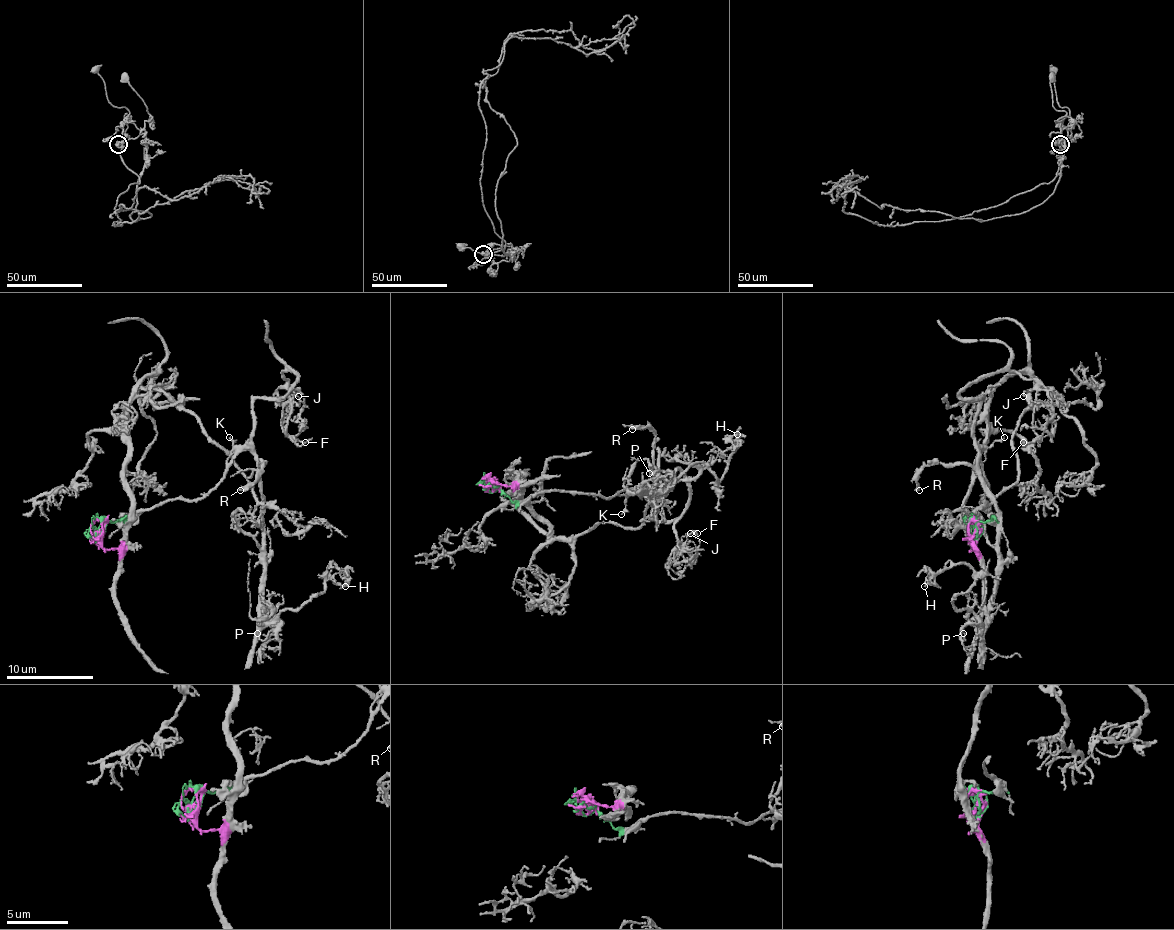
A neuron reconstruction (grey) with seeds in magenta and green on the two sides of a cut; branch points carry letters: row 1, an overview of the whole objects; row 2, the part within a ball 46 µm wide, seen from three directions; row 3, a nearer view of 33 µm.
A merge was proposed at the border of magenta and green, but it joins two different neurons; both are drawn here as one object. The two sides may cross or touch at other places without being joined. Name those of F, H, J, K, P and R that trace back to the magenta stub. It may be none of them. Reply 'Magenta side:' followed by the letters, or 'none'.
Magenta side: none

